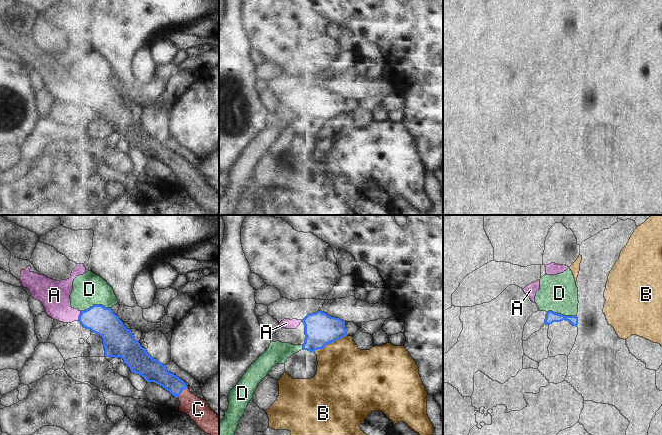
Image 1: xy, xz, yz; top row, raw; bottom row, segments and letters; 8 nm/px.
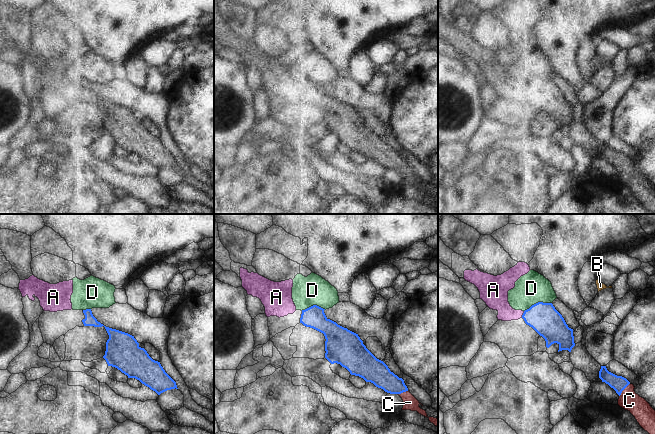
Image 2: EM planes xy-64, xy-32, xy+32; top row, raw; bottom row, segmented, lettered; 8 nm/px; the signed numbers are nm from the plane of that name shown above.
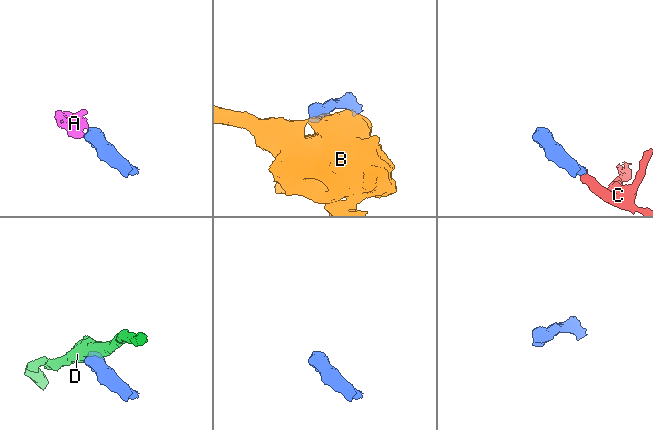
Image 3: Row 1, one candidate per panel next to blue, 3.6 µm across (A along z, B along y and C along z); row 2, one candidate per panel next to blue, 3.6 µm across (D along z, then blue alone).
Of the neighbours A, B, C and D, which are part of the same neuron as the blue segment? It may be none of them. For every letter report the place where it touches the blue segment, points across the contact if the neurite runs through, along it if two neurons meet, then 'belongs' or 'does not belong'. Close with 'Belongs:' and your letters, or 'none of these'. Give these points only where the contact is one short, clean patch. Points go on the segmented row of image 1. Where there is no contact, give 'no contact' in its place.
A: contact xy (80, 315); way xy (100, 320), (80, 315), (73, 315), (55, 297); belongs
B: contact xz (330, 342); border xz (347, 335), (313, 351); does not belong
C: contact xy (182, 390); way xy (157, 372), (182, 390), (198, 409); belongs
D: contact xy (95, 305); border xy (110, 307), (92, 305), (81, 311); does not belong
Belongs: A, C

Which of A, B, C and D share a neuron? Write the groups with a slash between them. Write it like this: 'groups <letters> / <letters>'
groups A C / B / D

